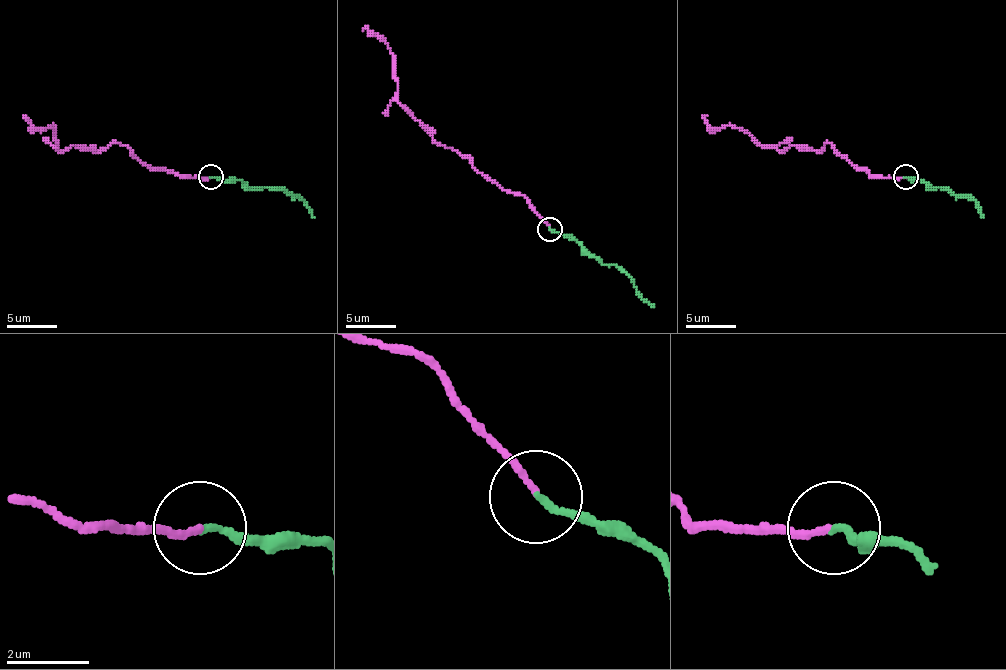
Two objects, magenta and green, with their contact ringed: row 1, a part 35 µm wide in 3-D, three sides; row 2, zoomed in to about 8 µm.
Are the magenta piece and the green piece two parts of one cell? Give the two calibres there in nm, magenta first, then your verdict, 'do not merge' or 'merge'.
140/150 nm | do not merge

